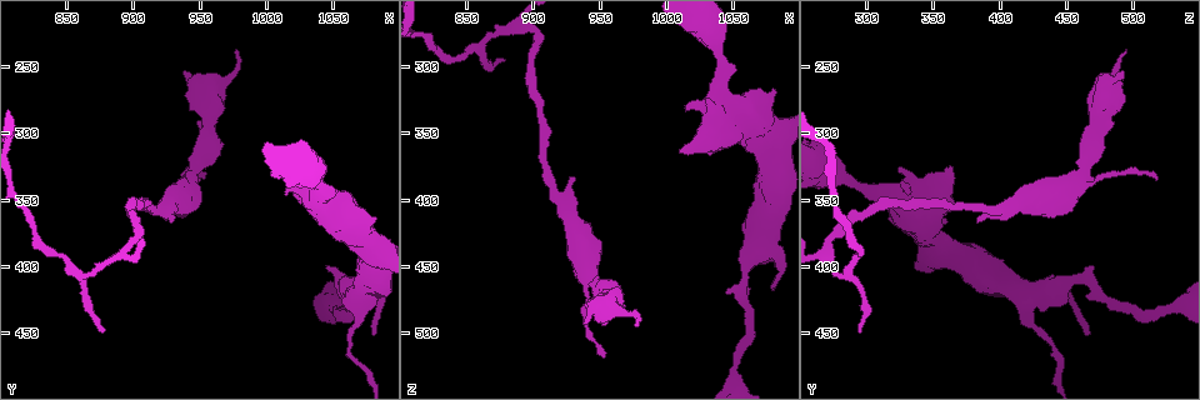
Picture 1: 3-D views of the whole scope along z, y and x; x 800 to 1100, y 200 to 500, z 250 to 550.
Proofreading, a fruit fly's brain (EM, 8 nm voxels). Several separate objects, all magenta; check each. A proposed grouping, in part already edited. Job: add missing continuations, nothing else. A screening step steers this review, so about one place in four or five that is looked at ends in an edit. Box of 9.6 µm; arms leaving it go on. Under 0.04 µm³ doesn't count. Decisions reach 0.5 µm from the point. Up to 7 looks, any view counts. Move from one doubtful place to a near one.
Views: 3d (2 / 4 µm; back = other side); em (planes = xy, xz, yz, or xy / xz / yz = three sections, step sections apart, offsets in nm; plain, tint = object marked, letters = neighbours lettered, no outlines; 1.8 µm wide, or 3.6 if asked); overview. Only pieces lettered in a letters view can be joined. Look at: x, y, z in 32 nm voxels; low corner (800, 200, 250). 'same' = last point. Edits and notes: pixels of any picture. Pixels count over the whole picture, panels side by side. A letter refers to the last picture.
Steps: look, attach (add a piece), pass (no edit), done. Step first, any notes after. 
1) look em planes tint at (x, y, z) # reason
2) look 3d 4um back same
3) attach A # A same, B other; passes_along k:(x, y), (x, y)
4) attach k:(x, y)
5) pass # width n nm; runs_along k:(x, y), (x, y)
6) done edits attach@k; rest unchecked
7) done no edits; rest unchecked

look 3d 2um at (952, 334, 518) # branch stops here

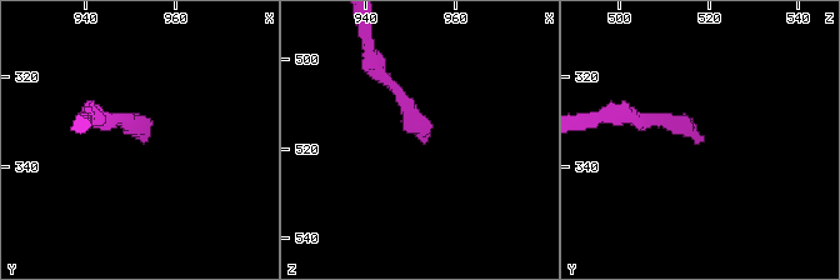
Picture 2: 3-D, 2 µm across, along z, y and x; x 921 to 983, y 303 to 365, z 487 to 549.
look em 3.6um planes plain at (954, 335, 517)

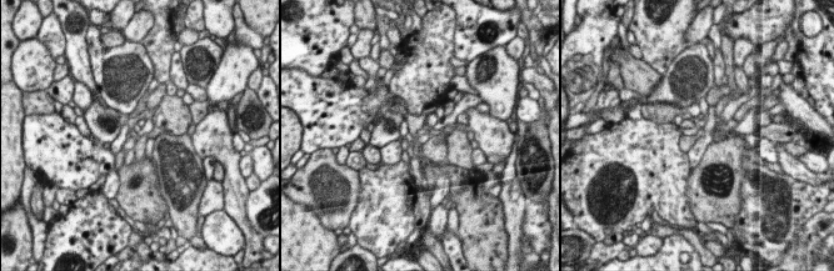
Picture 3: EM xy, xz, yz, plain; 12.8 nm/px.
look em 3.6um planes letters same

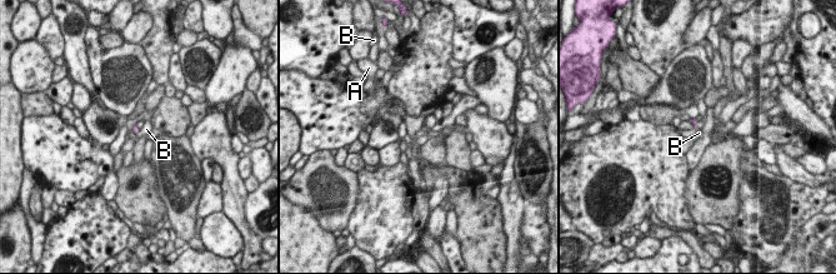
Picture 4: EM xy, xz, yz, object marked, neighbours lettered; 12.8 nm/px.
pass # A other, B other; no lettered piece goes on from it

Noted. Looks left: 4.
look em planes letters at (1010, 324, 364) # free end

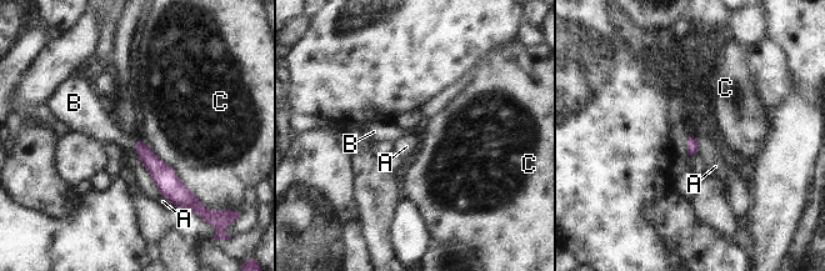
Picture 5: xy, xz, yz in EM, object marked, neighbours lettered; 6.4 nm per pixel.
attach B # A other, B same, C other; passes_along 5:(160, 172), (134, 145), (100, 126); the cell continues

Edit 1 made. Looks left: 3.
done edits attach@5; rest unchecked

